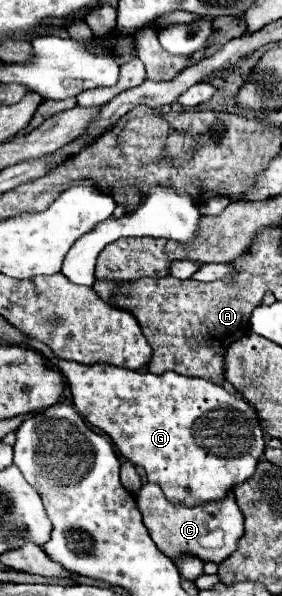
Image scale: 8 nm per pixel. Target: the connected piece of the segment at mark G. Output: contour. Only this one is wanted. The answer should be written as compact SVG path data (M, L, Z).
M47 348L43 354L67 378L77 412L91 426L105 432L121 456L125 456L135 466L143 466L149 482L159 484L169 502L183 506L217 502L223 500L237 484L243 484L249 476L253 476L255 466L263 456L265 440L257 412L247 400L229 394L219 384L205 378L181 376L177 372L135 372L111 364L85 366L57 358Z

